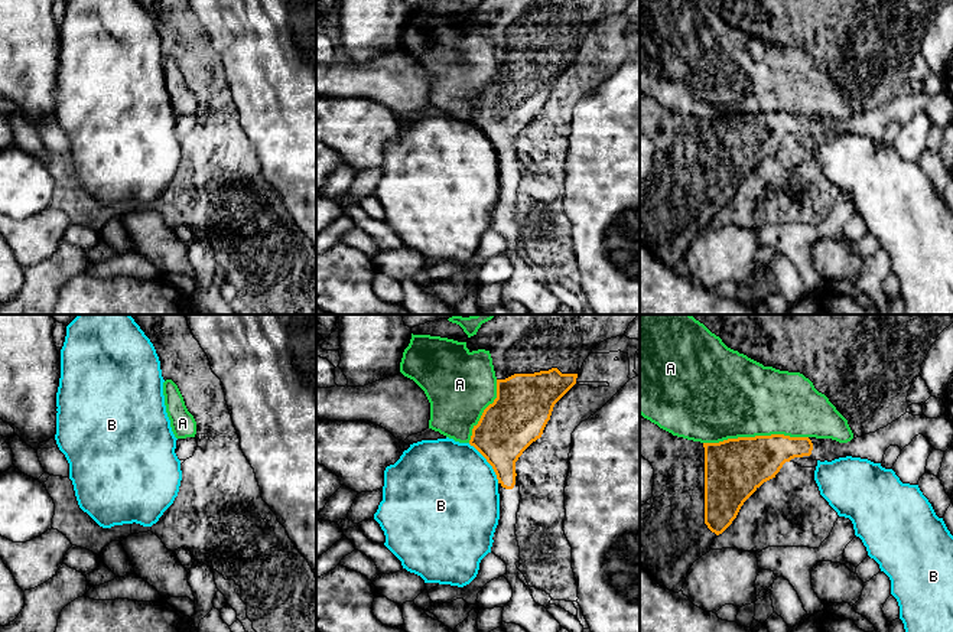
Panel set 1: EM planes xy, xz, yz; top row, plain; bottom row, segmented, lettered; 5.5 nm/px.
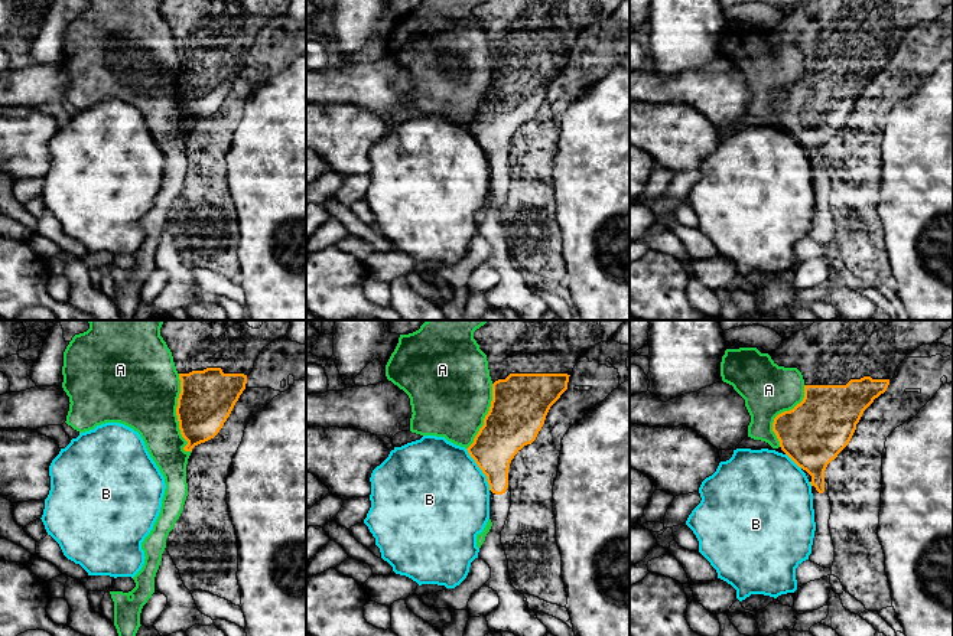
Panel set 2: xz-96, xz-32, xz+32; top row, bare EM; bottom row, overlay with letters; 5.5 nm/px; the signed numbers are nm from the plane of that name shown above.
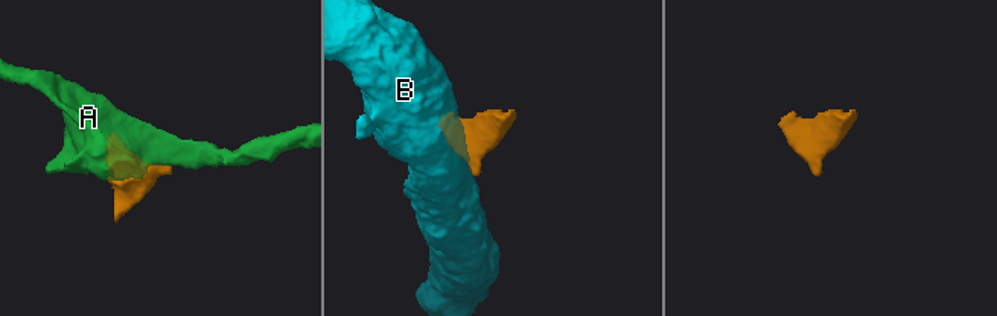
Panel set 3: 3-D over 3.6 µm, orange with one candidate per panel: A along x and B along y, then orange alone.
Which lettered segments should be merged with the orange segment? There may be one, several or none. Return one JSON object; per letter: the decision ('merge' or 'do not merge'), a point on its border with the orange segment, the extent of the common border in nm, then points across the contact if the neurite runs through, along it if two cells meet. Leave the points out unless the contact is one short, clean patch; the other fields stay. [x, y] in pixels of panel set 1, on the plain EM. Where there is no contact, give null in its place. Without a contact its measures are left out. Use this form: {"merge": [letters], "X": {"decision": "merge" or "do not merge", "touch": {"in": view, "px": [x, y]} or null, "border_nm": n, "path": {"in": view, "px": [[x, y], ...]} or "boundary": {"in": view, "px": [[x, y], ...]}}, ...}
{"merge": [], "A": {"decision": "do not merge", "touch": {"in": "yz", "px": [755, 113]}, "border_nm": 600}, "B": {"decision": "do not merge", "touch": {"in": "xz", "px": [487, 137]}, "border_nm": 280, "boundary": {"in": "xz", "px": [[468, 120], [491, 143], [498, 159]]}}}

